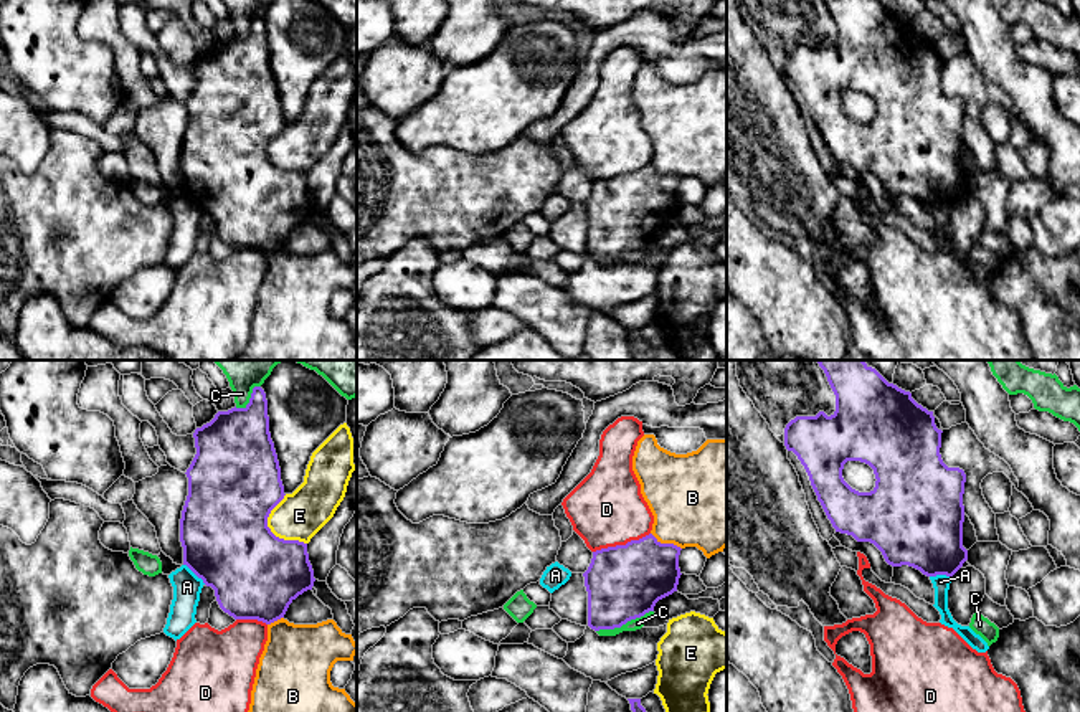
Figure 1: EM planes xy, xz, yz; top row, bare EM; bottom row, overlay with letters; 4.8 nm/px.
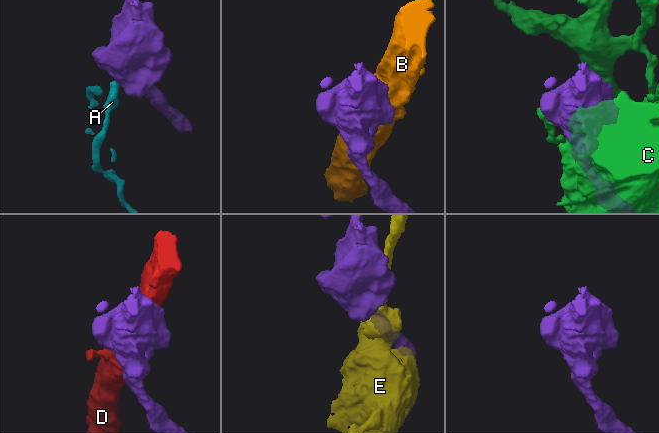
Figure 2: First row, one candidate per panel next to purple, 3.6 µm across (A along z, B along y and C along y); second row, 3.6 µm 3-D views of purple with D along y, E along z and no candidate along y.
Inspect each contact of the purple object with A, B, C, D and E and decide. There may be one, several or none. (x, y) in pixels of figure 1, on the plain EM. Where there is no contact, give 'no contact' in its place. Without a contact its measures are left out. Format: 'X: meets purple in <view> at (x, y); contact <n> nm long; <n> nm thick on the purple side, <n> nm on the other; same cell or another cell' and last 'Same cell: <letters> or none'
A: meets purple in xy at (195, 204); contact 150 nm long; 440 nm thick on the purple side, 140 nm on the other; another cell
B: meets purple in xz at (666, 174); contact 170 nm long; 340 nm thick on the purple side, 440 nm on the other; another cell
C: meets purple in xz at (625, 253); contact 300 nm long; 360 nm thick on the purple side, 60 nm on the other; another cell
D: meets purple in xz at (621, 175); contact 300 nm long; 360 nm thick on the purple side, 360 nm on the other; another cell
E: meets purple in xy at (270, 161); contact 260 nm long; 440 nm thick on the purple side, 240 nm on the other; another cell
Same cell: none

